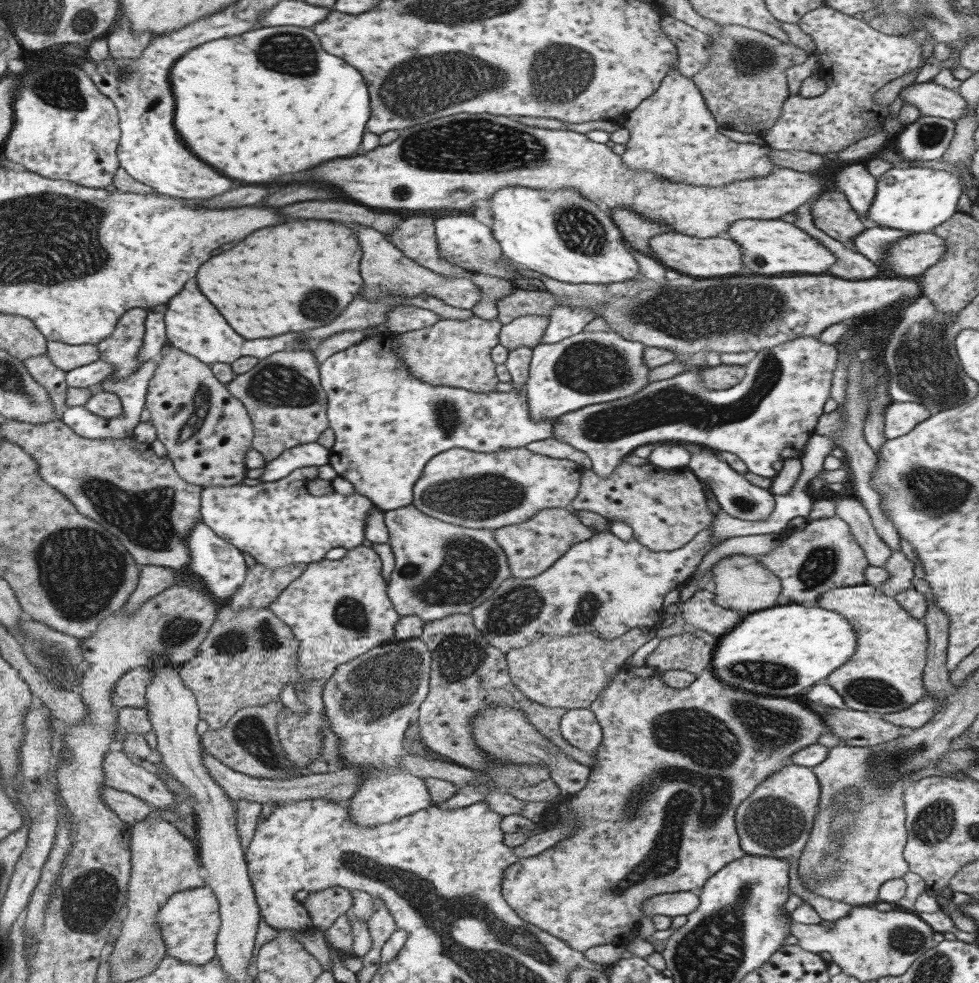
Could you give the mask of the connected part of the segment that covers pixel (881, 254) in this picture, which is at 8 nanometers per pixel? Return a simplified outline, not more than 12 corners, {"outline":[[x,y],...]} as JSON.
{"outline":[[866,225],[851,243],[880,266],[887,248],[909,235],[899,229]]}

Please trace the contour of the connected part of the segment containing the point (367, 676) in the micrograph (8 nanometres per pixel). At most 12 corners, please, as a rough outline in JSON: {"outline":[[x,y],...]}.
{"outline":[[420,638],[337,666],[321,690],[357,825],[432,805],[395,768],[428,693]]}

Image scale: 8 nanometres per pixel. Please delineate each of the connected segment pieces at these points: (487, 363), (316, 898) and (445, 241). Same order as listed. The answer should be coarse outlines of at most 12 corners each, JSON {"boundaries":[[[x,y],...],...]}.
{"boundaries":[[[471,314],[391,337],[413,378],[495,390],[501,323]],[[334,886],[301,901],[313,928],[324,930],[353,906]],[[471,212],[433,218],[437,249],[470,273],[545,290],[538,275],[514,278],[490,228]]]}

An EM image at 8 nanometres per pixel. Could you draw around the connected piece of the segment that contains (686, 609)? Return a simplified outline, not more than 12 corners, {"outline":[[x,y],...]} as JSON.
{"outline":[[696,590],[681,604],[685,625],[716,638],[747,616]]}

